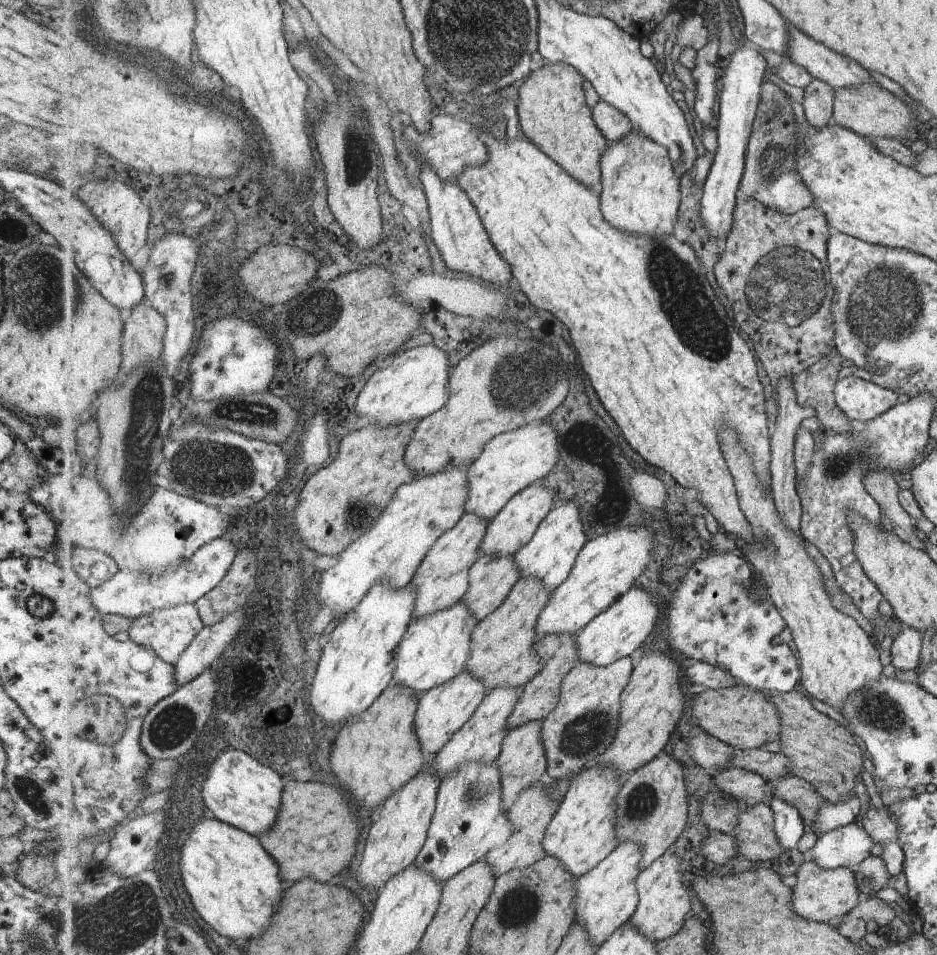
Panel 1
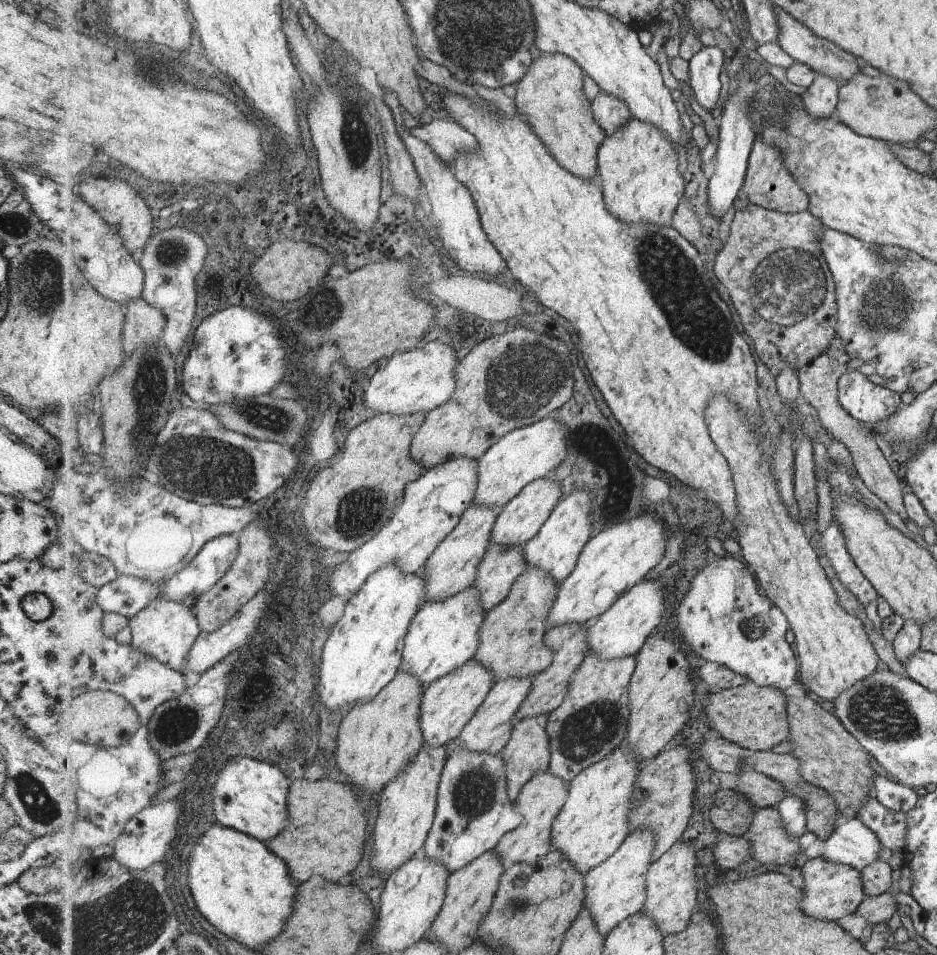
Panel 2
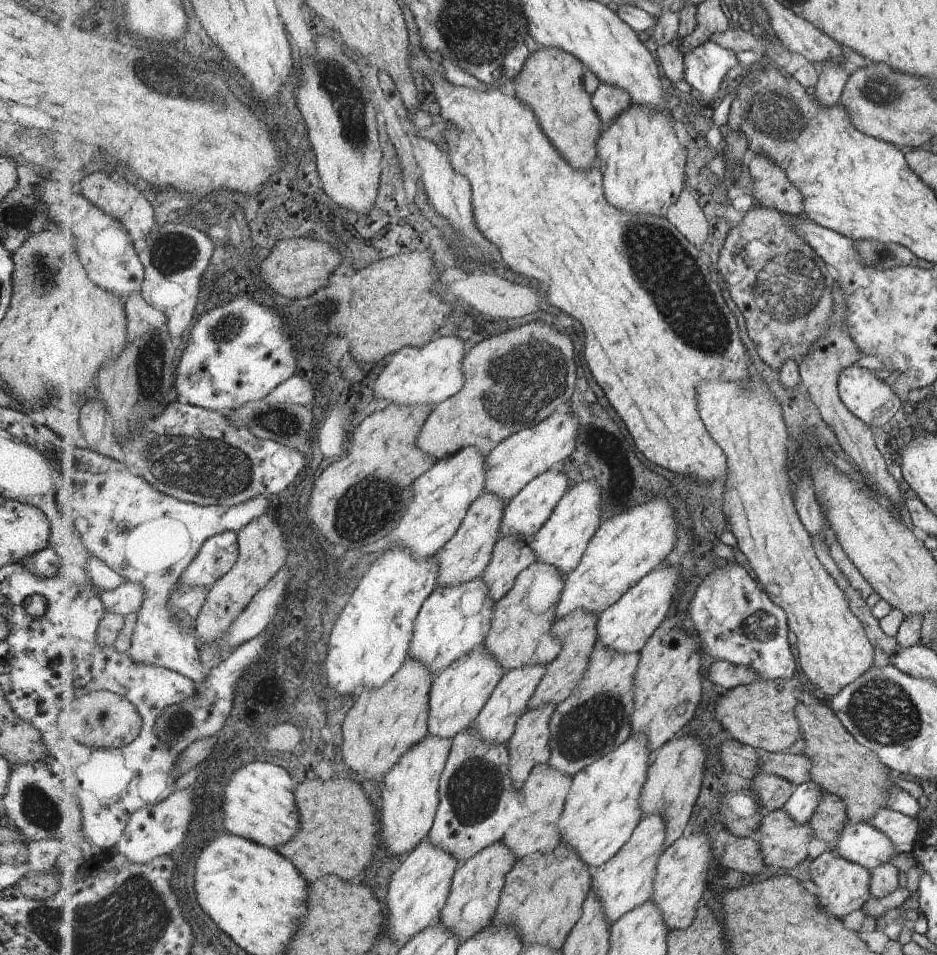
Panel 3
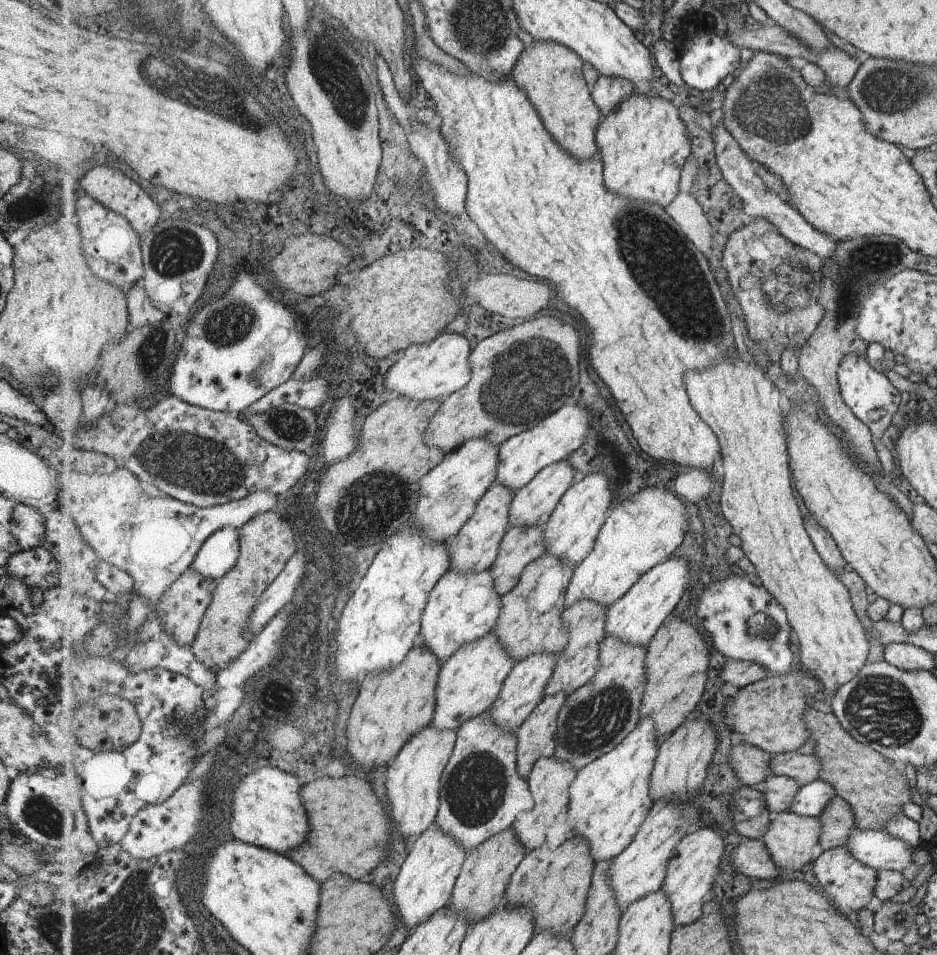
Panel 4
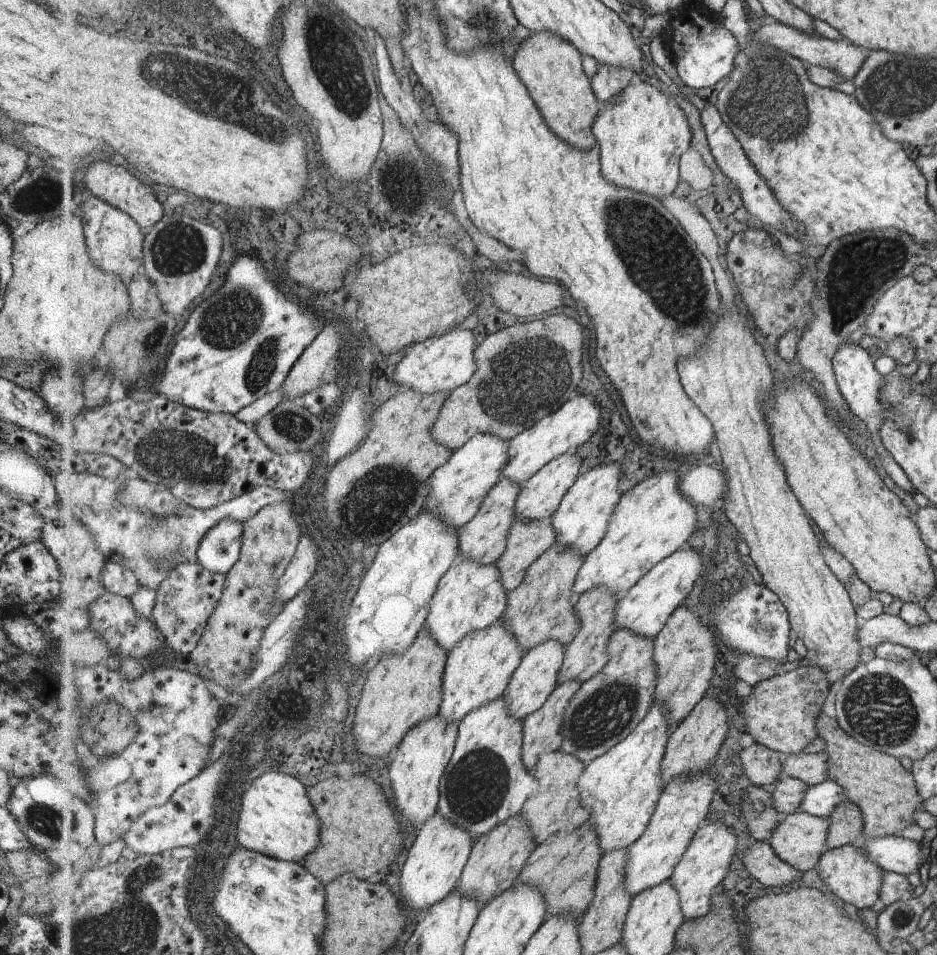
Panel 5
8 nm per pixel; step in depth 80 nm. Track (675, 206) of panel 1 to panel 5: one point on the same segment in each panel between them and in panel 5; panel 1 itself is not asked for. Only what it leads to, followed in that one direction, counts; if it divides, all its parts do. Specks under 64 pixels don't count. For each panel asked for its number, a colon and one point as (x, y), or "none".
2: (640, 168)
3: (643, 161)
4: (643, 143)
5: (642, 133)

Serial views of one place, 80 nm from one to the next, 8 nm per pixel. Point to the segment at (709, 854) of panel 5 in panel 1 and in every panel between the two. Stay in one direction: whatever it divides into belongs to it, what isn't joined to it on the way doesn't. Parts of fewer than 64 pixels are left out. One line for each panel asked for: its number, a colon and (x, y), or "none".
1: (665, 898)
2: (673, 881)
3: (680, 884)
4: (696, 862)

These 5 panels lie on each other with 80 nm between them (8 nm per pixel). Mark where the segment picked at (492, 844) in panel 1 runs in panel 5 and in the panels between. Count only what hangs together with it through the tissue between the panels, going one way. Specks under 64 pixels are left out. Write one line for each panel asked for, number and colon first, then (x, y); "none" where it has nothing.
2: (475, 811)
3: (479, 803)
4: (482, 792)
5: (487, 782)

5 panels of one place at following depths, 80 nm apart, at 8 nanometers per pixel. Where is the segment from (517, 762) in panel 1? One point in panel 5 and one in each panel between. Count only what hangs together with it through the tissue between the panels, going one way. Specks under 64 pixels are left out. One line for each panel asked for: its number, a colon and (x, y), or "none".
2: (528, 752)
3: (531, 744)
4: (538, 737)
5: (542, 729)

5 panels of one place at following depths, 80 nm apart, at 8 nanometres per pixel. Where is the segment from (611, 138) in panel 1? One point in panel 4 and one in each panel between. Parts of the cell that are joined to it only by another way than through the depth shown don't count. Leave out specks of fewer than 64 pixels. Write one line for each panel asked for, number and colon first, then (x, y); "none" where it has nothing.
2: (612, 113)
3: (610, 101)
4: (609, 92)

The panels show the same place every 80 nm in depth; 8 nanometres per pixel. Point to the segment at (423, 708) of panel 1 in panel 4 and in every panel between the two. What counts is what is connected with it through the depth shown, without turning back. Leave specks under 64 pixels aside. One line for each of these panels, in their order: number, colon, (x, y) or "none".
2: (449, 704)
3: (459, 693)
4: (471, 681)

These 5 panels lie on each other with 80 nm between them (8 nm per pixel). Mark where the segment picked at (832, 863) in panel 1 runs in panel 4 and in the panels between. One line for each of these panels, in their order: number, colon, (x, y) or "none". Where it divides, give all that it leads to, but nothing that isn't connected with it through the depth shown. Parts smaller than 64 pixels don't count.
2: (853, 843)
3: (862, 843)
4: (880, 849)

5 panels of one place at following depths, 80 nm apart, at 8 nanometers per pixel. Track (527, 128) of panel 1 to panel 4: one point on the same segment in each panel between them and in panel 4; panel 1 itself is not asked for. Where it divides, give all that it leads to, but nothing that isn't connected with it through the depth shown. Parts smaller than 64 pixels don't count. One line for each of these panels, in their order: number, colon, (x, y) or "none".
2: (550, 95)
3: (551, 83)
4: (552, 74)

